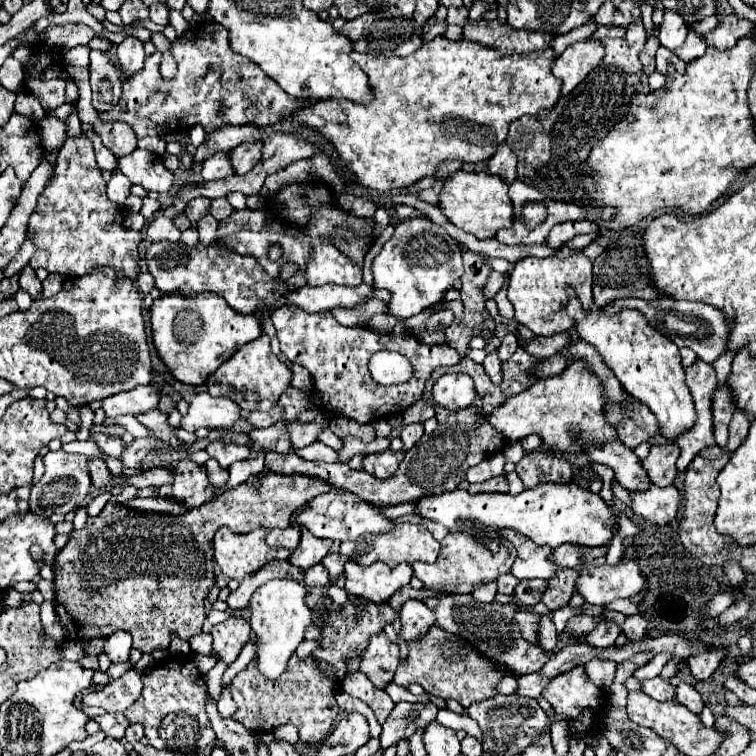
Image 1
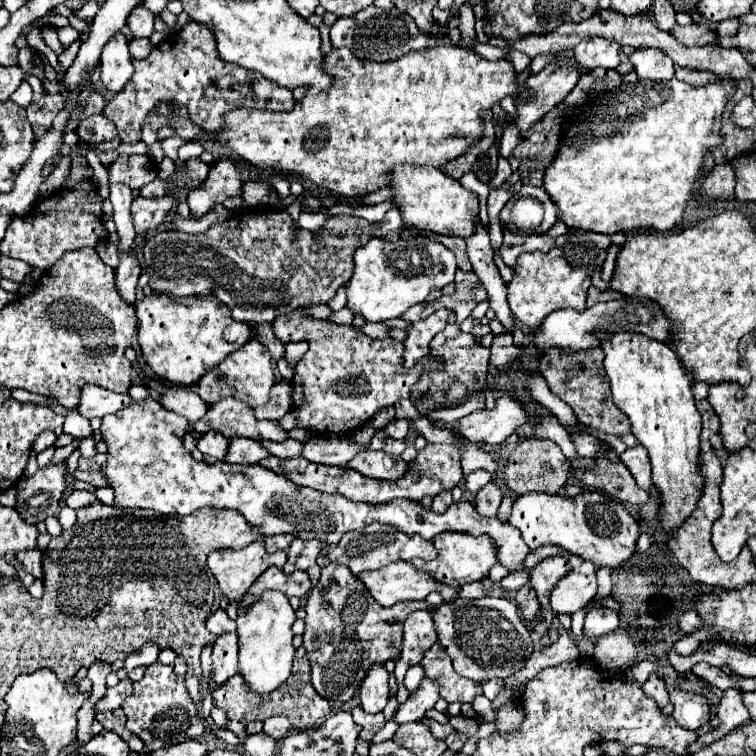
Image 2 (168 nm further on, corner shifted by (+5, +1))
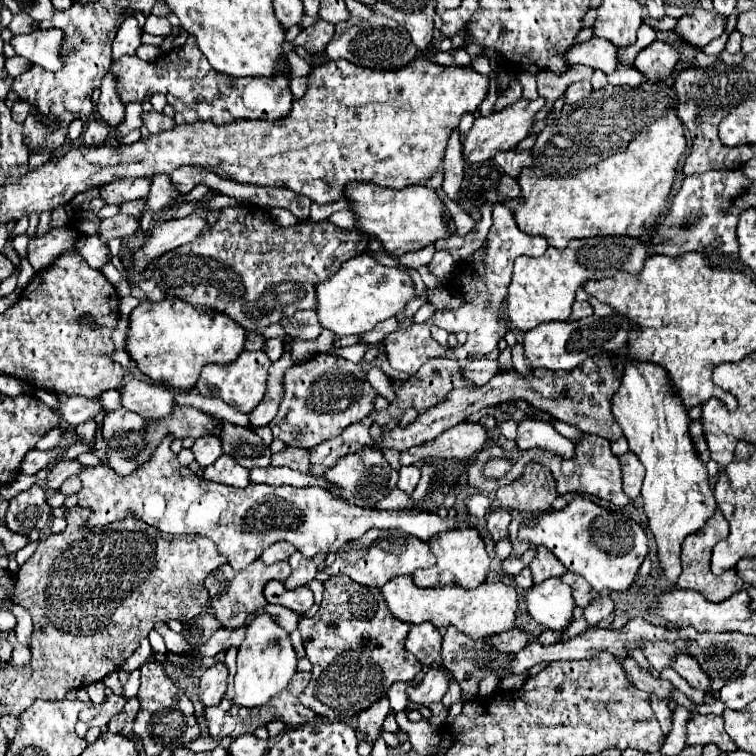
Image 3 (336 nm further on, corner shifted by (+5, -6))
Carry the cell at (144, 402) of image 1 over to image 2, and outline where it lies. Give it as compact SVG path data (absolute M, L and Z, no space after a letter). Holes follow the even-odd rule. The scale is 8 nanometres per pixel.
M86 384L82 388L82 398L80 398L80 414L84 418L104 418L108 414L114 414L126 404L132 404L130 394L116 394L106 388L98 388L94 384Z

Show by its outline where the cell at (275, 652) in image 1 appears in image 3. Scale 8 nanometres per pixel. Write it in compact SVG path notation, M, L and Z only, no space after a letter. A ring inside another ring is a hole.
M264 613L258 615L246 629L246 639L238 647L238 671L234 675L236 697L234 701L242 707L266 705L274 695L278 695L296 673L296 653L290 643L290 635L274 623L274 619Z

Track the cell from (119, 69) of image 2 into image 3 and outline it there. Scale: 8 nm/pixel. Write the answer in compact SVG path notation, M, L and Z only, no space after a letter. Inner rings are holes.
M108 73L104 77L100 89L102 89L102 95L96 103L96 113L102 117L102 121L106 121L110 125L112 131L116 131L124 119L124 105L116 93L116 77L112 73Z

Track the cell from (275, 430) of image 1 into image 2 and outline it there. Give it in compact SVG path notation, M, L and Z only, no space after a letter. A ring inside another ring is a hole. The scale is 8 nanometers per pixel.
M236 436L234 440L230 440L226 462L228 464L258 464L268 454L270 452L266 452L266 448L258 448L258 440Z

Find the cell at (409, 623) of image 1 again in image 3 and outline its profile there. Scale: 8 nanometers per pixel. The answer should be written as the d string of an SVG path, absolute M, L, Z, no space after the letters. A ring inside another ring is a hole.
M432 623L412 625L408 639L406 639L406 649L424 667L430 667L440 661L440 645L442 645L442 635Z

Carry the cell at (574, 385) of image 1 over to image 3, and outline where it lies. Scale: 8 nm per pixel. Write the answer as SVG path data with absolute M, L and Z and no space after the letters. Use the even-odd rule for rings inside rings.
M458 423L432 439L430 443L422 443L418 447L410 447L408 451L402 453L402 463L404 465L414 465L422 463L426 459L470 459L474 457L476 451L480 451L486 443L488 435L486 429L480 423Z

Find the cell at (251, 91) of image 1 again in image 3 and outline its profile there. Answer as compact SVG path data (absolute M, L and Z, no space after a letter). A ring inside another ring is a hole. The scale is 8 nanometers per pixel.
M188 37L182 49L170 49L156 61L148 63L138 57L122 57L112 63L114 75L118 75L118 97L122 103L144 101L146 93L162 93L174 107L176 125L210 121L214 125L226 125L236 119L282 119L292 107L290 91L290 64L286 57L278 64L272 79L262 77L228 77L220 75L210 67L208 59L202 55L194 37Z

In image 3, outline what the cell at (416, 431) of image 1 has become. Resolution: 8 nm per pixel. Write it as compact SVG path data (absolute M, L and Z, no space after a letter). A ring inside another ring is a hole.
M408 465L408 467L400 467L400 479L398 479L398 489L402 489L404 493L412 493L420 481L420 469L416 465Z

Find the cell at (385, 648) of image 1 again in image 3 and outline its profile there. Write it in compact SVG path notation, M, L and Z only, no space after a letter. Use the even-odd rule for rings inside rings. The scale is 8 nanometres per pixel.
M386 697L380 699L378 703L374 703L372 707L368 707L366 711L362 711L358 715L358 727L356 727L358 741L376 743L376 739L382 733L382 723L388 713L390 713L390 705L388 705Z

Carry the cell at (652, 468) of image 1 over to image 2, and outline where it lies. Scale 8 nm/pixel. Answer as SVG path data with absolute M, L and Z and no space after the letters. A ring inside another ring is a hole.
M642 446L628 448L620 456L620 460L622 460L622 464L628 466L628 470L632 472L632 476L636 478L636 482L638 482L640 488L650 490L654 486L652 484L652 466L650 466L648 454L646 454L646 448L642 448Z

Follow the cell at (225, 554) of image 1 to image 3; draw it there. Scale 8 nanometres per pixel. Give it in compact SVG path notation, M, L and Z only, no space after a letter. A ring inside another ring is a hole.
M256 559L254 563L250 563L248 567L244 567L242 571L234 571L230 565L222 565L216 571L212 571L206 581L204 587L210 595L210 605L214 609L214 617L220 621L222 627L226 629L238 629L246 623L246 617L264 609L266 607L266 599L264 599L264 585L272 579L276 581L286 581L290 575L290 565L288 561L282 563L274 563L274 565L264 565L260 559Z

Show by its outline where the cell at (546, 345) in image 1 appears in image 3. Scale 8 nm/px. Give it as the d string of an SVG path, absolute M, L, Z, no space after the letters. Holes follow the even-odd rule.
M474 359L474 361L462 363L462 373L466 375L466 379L470 379L478 385L484 385L496 375L496 367L498 367L498 363L492 359Z

